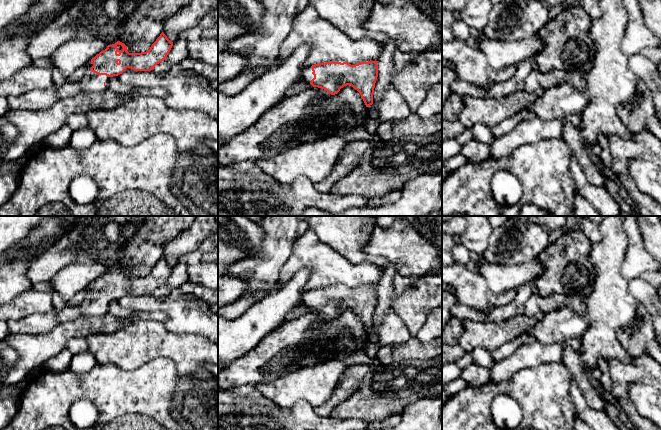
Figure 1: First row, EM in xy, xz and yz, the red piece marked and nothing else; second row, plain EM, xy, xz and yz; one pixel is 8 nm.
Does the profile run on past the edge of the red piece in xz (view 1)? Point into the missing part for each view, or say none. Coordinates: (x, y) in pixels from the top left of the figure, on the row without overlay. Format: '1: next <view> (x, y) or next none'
1: next xz (307, 299)

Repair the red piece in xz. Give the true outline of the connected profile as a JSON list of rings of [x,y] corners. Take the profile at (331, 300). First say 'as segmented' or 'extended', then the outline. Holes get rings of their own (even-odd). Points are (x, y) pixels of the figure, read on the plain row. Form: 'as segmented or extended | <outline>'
extended | [[[334,284],[307,290],[302,295],[302,302],[313,311],[337,318],[341,312],[351,309],[357,314],[366,331],[373,328],[375,307],[378,301],[378,285],[360,286],[351,289],[344,284]]]

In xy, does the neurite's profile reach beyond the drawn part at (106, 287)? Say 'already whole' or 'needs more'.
needs more

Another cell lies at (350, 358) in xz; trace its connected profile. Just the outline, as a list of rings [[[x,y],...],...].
[[[344,349],[335,355],[334,360],[343,362],[347,367],[354,366],[356,364],[372,366],[377,368],[381,365],[379,359],[370,358],[363,350],[348,350]]]

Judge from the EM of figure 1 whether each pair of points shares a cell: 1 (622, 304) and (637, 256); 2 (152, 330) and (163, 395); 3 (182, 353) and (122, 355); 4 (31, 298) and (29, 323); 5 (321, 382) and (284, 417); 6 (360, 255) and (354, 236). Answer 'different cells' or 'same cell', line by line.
1: different cells
2: different cells
3: same cell
4: different cells
5: different cells
6: same cell

